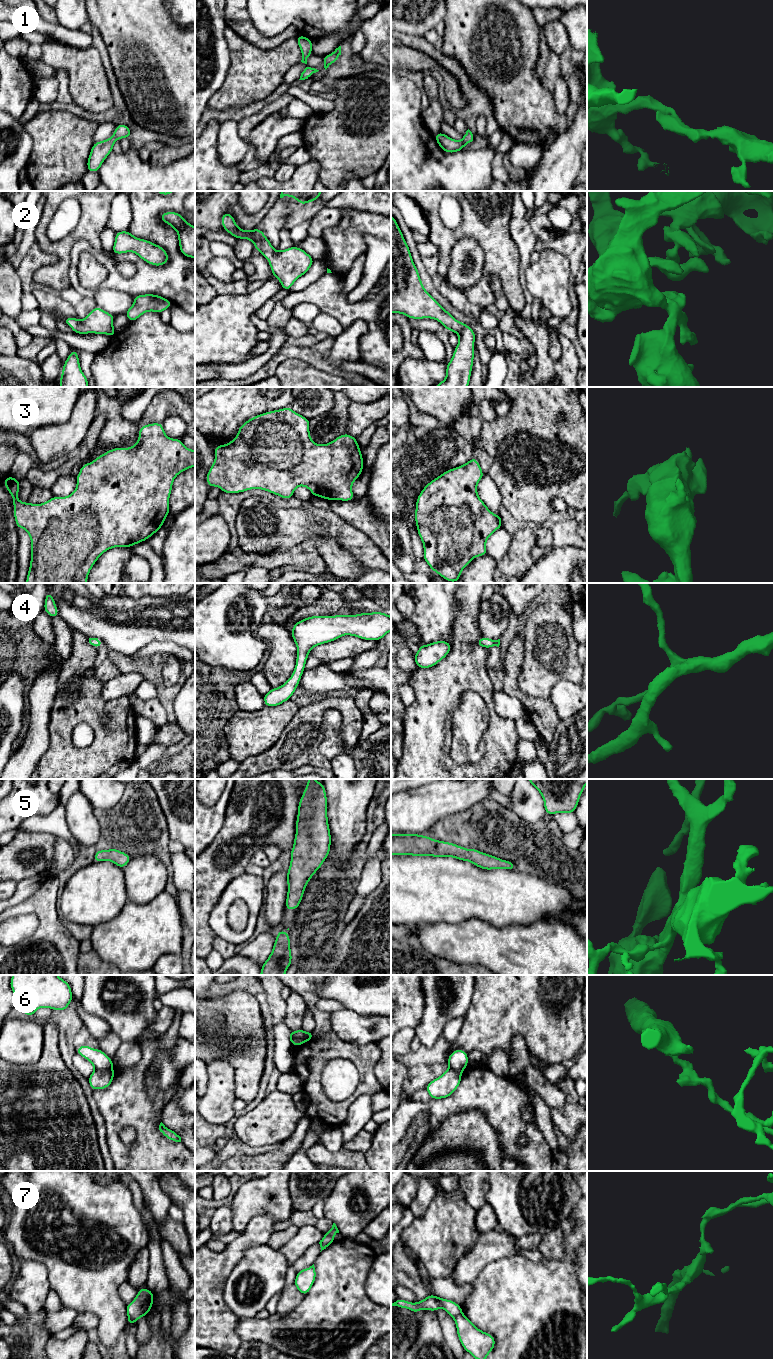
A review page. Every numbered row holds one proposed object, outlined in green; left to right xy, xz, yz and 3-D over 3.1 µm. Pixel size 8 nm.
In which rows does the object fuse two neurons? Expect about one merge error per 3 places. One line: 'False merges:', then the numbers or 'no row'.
False merges: 6, 7

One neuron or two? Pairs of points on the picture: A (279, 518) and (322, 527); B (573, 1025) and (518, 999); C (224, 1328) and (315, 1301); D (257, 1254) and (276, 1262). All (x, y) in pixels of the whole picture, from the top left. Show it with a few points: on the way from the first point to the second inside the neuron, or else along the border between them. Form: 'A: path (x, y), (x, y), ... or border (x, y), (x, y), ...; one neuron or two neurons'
A: path (290, 526), (311, 527); one neuron
B: path (559, 1025), (532, 999); one neuron
C: border (239, 1318), (235, 1333), (242, 1341); two neurons
D: path (262, 1259), (265, 1262), (271, 1262); one neuron

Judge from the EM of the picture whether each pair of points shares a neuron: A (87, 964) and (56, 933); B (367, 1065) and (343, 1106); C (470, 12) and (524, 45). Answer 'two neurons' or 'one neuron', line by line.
A: two neurons
B: one neuron
C: one neuron

